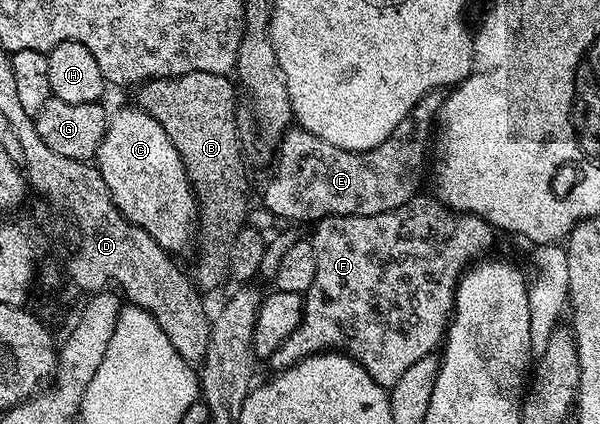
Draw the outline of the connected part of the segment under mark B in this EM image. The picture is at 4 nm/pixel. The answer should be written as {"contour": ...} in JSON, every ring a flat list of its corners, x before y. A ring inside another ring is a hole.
{"contour":[[191,71,187,75,178,77,156,77,153,81,144,82,136,93,136,104,148,111,163,127,163,131,167,131,167,139,175,143,175,151,179,151,179,159,183,159,183,167,189,176,189,185,193,188,193,196,197,198,199,224,195,229,195,249,197,245,195,284,201,291,217,289,224,281,230,280,229,246,233,244,235,235,239,235,239,231,246,228,245,212,249,209,249,197,245,194,249,189,249,181,245,178,246,162,243,160,241,140,237,134,238,90,226,74]]}

